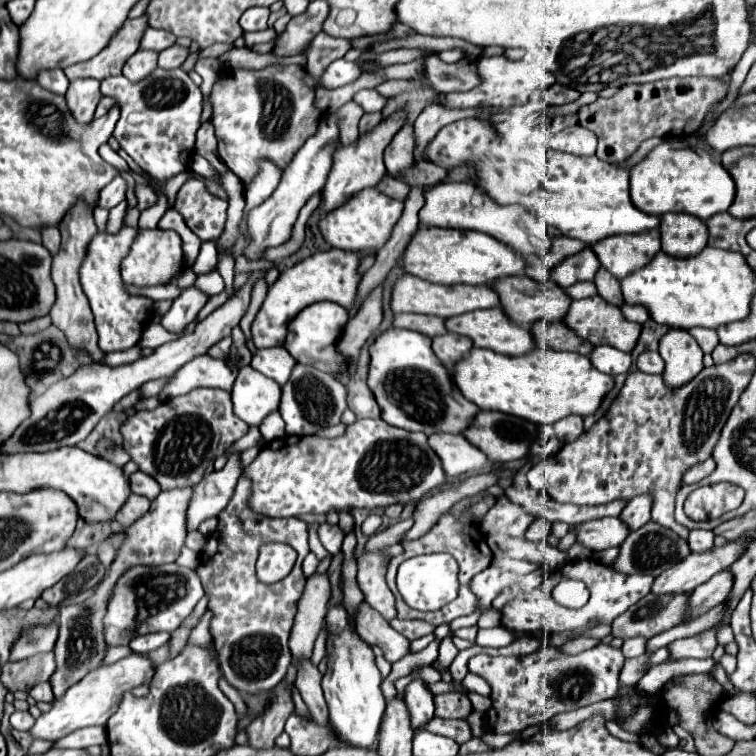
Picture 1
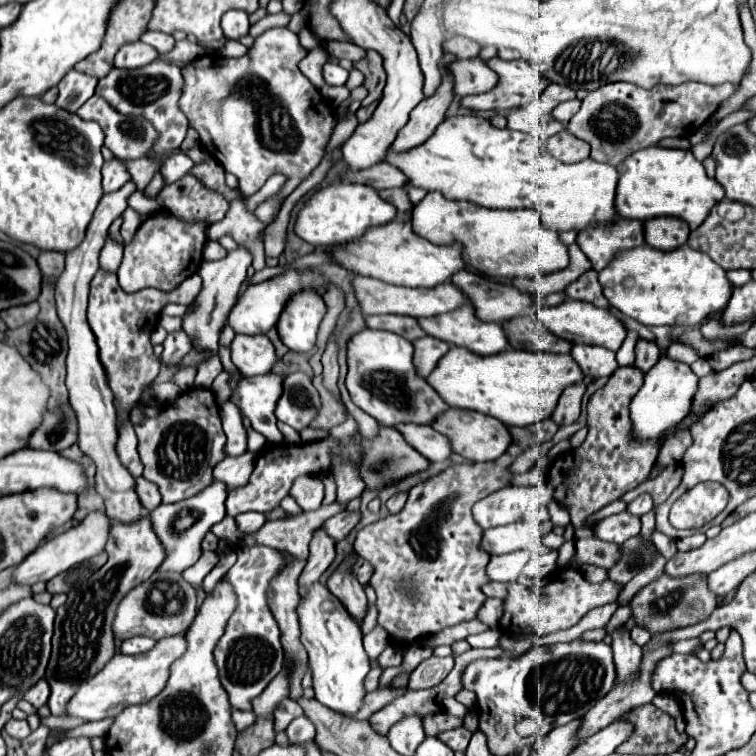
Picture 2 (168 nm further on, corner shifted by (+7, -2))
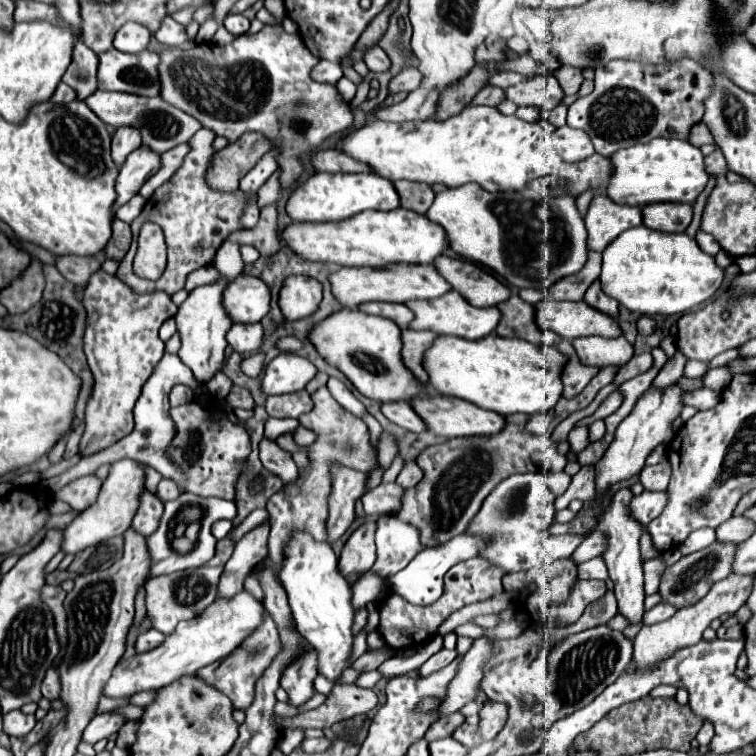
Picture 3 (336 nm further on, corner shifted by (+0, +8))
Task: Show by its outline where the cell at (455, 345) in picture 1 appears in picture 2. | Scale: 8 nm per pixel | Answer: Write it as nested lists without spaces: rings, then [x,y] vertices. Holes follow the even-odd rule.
[[[422,336],[420,340],[414,340],[412,346],[414,346],[416,374],[422,378],[426,378],[438,364],[438,360],[448,352],[448,344],[432,336]]]

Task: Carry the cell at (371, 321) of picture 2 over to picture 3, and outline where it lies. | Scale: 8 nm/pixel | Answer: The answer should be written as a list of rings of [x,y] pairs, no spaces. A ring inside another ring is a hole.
[[[367,302],[359,306],[361,312],[365,314],[375,314],[393,320],[401,330],[409,328],[409,322],[413,320],[413,312],[405,304],[389,304],[389,302]]]

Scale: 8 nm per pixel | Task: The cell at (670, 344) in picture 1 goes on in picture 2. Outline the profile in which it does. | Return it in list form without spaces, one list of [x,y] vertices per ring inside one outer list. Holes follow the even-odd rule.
[[[666,356],[662,360],[658,360],[658,364],[646,372],[644,386],[630,402],[630,420],[632,420],[630,436],[632,436],[632,440],[646,442],[646,440],[662,438],[664,432],[668,432],[670,428],[680,424],[680,420],[684,420],[690,414],[696,390],[698,390],[698,376],[692,374],[688,364],[672,362]]]

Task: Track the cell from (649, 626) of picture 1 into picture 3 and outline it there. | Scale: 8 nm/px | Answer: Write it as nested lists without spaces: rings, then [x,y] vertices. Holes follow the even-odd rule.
[[[713,542],[705,550],[683,556],[677,564],[669,566],[661,576],[659,594],[663,596],[663,602],[667,602],[667,604],[671,604],[675,608],[685,608],[685,606],[697,604],[709,592],[709,588],[715,582],[719,582],[719,580],[723,580],[723,578],[727,578],[731,574],[733,554],[735,554],[735,544]]]

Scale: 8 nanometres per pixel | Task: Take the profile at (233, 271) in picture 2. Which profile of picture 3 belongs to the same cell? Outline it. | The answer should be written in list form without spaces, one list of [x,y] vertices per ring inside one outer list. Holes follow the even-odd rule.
[[[221,274],[219,280],[213,284],[197,286],[195,290],[189,292],[189,298],[179,306],[179,312],[175,314],[177,330],[181,332],[179,356],[187,366],[191,366],[195,378],[201,384],[205,384],[209,378],[213,378],[221,370],[223,360],[225,360],[225,356],[223,356],[225,346],[227,346],[225,336],[233,324],[227,310],[223,308],[223,290],[227,288],[227,284],[231,284],[231,280]]]

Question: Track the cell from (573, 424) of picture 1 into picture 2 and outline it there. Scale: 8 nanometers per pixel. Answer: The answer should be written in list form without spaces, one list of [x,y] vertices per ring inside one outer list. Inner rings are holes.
[[[584,376],[584,380],[580,380],[578,384],[572,384],[568,386],[560,400],[558,400],[558,406],[556,410],[552,412],[552,420],[558,424],[558,426],[564,426],[564,424],[572,424],[578,416],[580,416],[580,402],[582,402],[582,396],[588,388],[588,384],[592,384],[596,378],[594,376]]]

